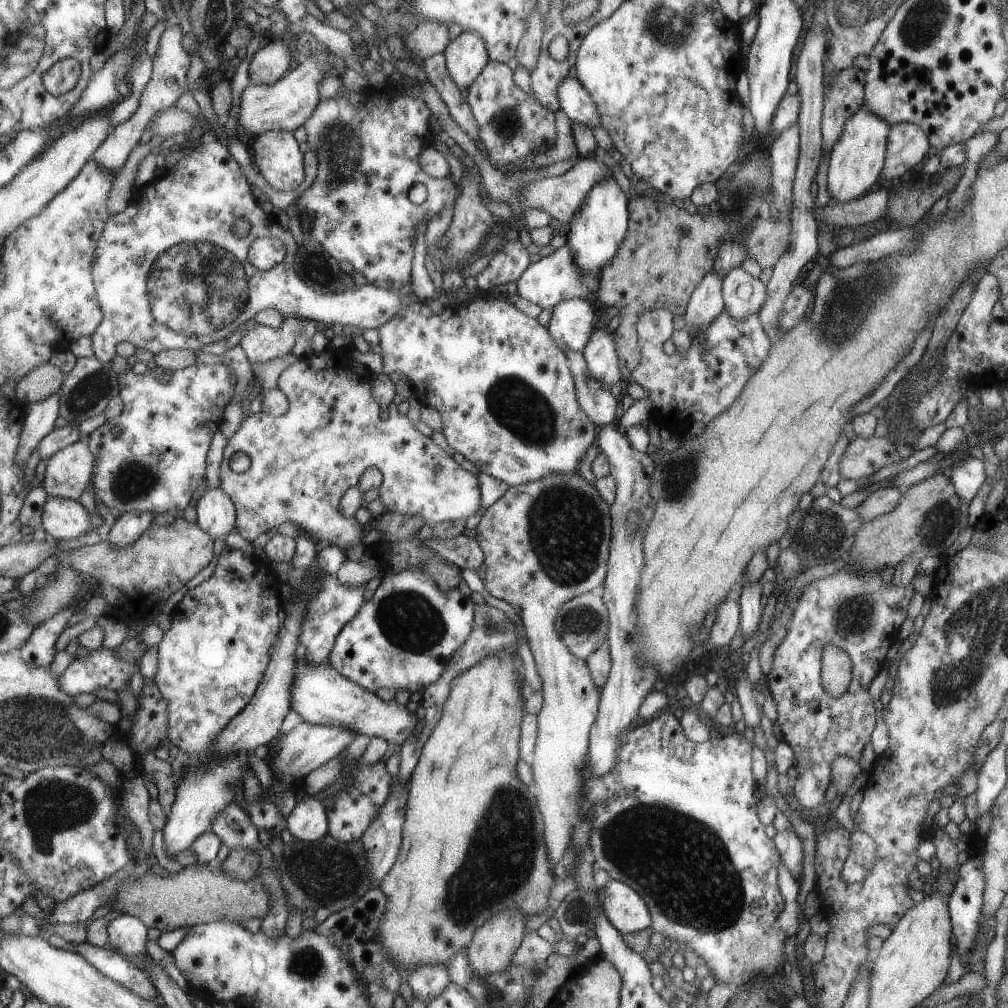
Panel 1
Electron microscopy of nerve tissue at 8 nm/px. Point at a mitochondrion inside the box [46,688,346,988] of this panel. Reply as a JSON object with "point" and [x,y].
{"point":[306,964]}

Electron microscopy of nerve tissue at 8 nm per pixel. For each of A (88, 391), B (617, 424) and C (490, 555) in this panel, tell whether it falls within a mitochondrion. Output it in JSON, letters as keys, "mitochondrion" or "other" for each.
{"A":"mitochondrion","B":"other","C":"other"}

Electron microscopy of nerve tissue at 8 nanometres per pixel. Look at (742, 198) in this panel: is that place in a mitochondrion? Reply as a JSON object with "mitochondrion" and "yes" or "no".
{"mitochondrion":"yes"}

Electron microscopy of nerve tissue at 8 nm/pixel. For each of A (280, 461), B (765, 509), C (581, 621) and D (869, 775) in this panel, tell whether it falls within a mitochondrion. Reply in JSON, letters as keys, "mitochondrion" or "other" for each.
{"A":"mitochondrion","B":"other","C":"mitochondrion","D":"other"}

